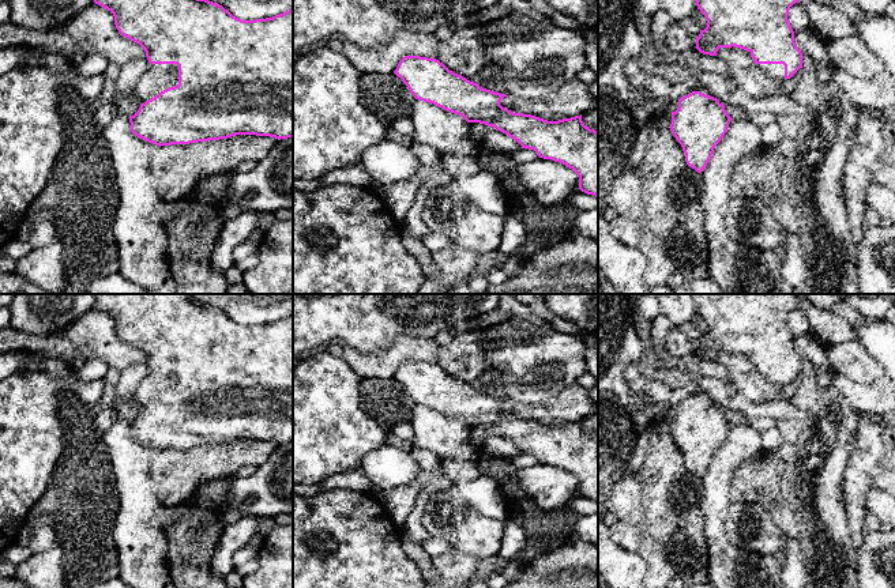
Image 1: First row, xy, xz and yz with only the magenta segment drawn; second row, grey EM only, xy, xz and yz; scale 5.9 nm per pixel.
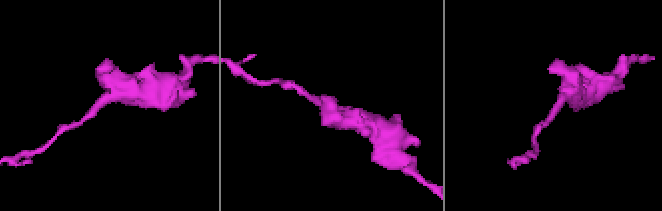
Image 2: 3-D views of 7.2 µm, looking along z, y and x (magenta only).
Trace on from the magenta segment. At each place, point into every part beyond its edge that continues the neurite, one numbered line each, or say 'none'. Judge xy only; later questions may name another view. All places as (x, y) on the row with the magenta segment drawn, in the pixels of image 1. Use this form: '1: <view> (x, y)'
none

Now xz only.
none

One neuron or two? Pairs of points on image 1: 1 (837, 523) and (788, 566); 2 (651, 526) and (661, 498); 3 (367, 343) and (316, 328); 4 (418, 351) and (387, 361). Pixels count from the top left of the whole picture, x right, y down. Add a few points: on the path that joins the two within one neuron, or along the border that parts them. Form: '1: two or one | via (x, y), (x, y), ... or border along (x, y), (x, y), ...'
1: two | border along (796, 538), (808, 573)
2: one | via (658, 519), (661, 516), (661, 505)
3: one | via (354, 331), (352, 328), (328, 328)
4: one | via (410, 351), (398, 351), (395, 354)

